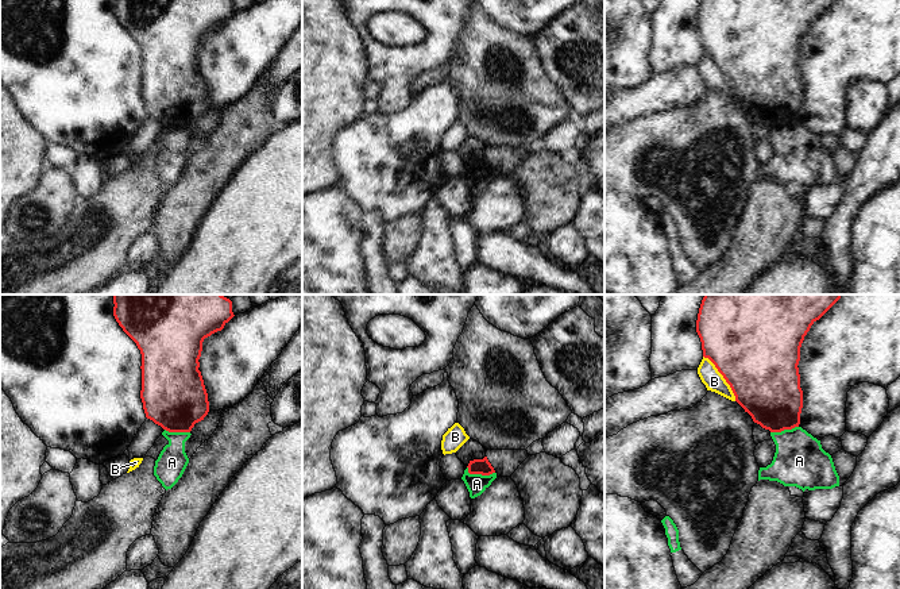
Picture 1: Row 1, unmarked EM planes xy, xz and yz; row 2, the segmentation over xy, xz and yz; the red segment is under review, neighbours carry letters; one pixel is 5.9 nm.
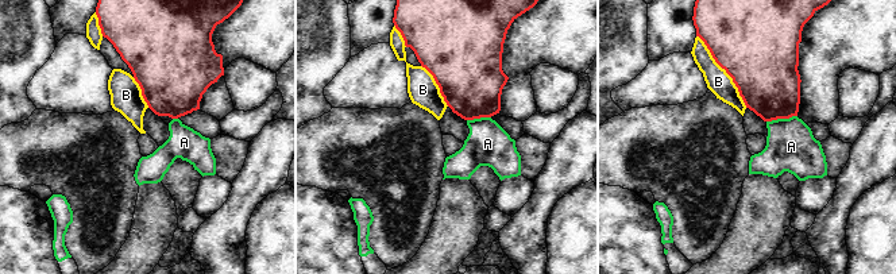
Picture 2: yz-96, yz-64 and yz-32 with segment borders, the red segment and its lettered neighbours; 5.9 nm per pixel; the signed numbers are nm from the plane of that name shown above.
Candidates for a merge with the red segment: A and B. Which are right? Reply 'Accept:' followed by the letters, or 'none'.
Accept: none

